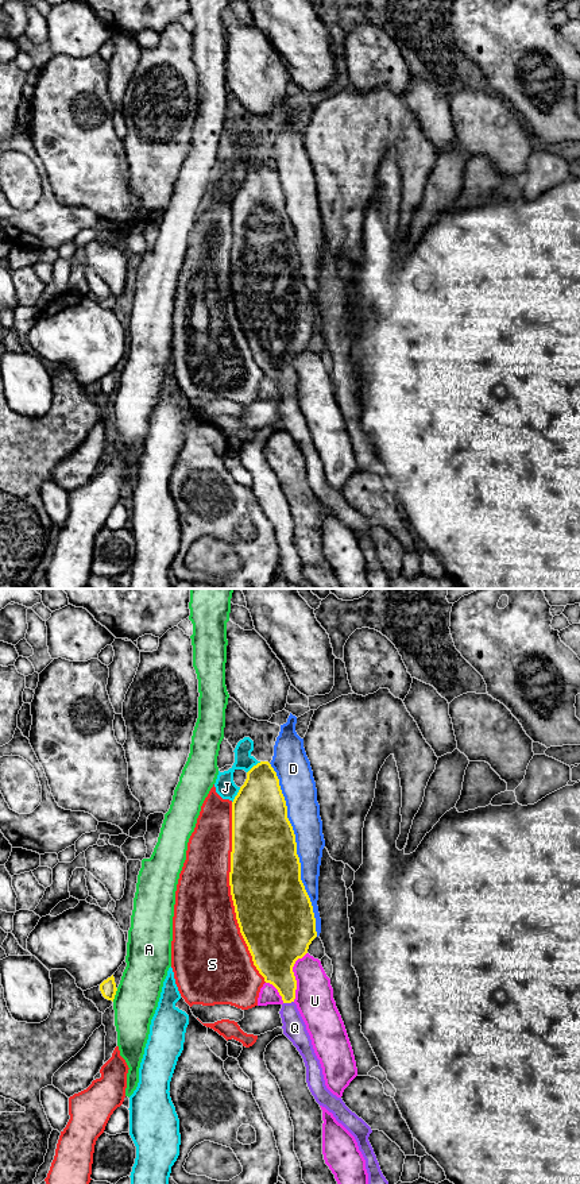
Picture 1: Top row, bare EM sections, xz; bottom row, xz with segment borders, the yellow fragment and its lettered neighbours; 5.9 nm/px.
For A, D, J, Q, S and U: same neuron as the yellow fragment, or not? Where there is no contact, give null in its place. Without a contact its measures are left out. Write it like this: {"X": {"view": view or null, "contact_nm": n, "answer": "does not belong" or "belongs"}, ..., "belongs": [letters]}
{"A": {"view": "xz", "contact_nm": 90, "answer": "does not belong"}, "D": {"view": "xz", "contact_nm": 1050, "answer": "does not belong"}, "J": {"view": "xz", "contact_nm": 110, "answer": "does not belong"}, "Q": {"view": "xz", "contact_nm": 70, "answer": "belongs"}, "S": {"view": "xz", "contact_nm": 1100, "answer": "does not belong"}, "U": {"view": "xz", "contact_nm": 300, "answer": "does not belong"}, "belongs": ["Q"]}

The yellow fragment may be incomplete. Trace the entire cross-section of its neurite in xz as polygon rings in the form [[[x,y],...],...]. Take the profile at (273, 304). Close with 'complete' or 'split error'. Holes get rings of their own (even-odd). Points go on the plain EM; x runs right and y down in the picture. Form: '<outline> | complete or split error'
[[[260,157],[247,167],[232,197],[229,281],[254,360],[282,392],[283,429],[303,454],[312,490],[355,532],[366,555],[370,589],[390,589],[368,536],[371,522],[326,483],[320,455],[294,398],[297,375],[293,362],[317,332],[316,313],[301,275],[286,196],[268,157]]] | split error

